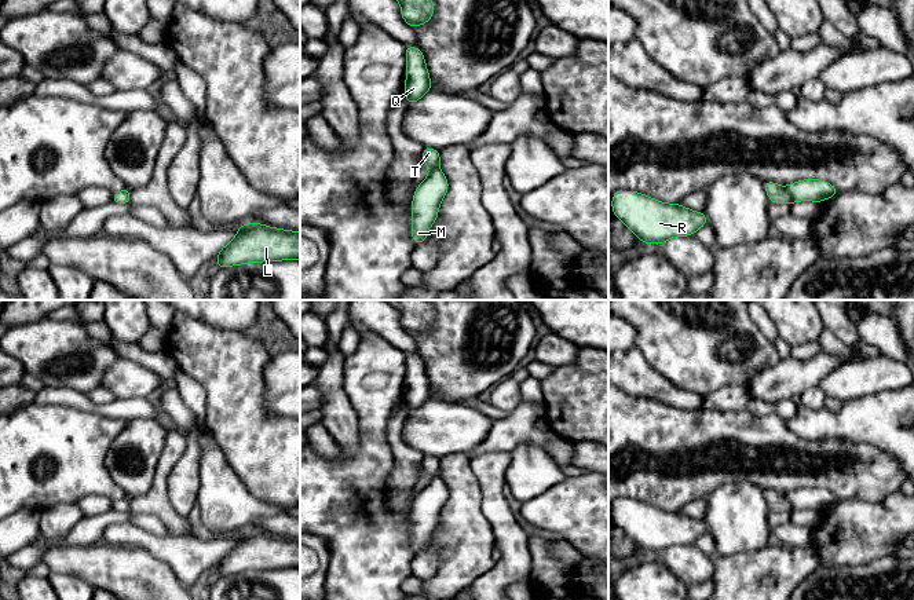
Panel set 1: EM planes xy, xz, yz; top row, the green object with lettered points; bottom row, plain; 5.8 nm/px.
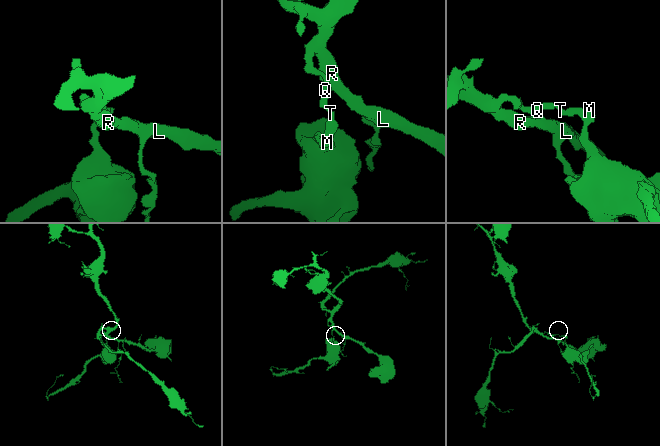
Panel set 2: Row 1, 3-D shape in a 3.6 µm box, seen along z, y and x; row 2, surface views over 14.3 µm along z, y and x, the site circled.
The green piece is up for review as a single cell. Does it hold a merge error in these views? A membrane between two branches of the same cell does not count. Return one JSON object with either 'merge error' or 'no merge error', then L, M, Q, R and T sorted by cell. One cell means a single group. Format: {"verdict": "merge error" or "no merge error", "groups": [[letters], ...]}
{"verdict": "merge error", "groups": [["L", "Q", "R", "T"], ["M"]]}

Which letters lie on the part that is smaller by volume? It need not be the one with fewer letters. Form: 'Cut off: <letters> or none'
Cut off: M

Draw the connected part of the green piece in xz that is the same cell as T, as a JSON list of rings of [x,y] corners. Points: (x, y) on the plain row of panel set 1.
[[[424,456],[421,461],[421,467],[425,471],[429,482],[435,478],[439,478],[440,471],[440,460],[432,456]]]

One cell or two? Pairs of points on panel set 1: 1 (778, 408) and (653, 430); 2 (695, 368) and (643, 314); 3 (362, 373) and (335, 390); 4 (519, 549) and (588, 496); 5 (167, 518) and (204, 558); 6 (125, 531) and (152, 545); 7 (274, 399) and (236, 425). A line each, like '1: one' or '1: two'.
1: two
2: one
3: two
4: two
5: two
6: one
7: two

